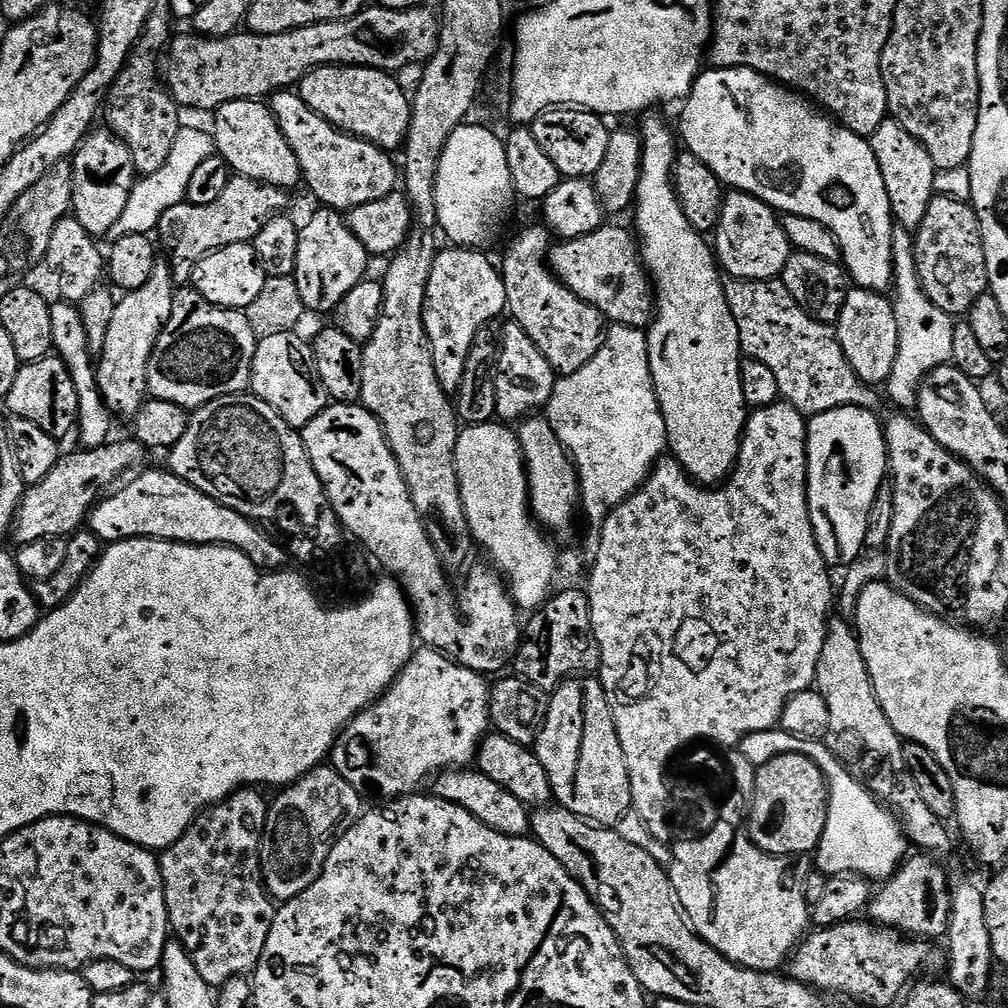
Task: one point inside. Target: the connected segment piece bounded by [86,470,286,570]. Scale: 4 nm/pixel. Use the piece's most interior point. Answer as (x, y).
(156, 505)

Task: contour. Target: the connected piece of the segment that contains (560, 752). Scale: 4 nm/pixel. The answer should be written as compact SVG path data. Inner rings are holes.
M573 678L564 681L559 688L551 693L550 699L547 701L546 711L542 716L540 732L536 736L534 751L538 762L542 762L542 766L546 770L546 778L552 787L552 794L555 803L561 808L570 810L570 814L576 816L576 808L574 808L574 798L572 798L572 776L574 776L574 764L576 764L576 750L578 750L578 740L580 740L580 708L584 708L586 704L586 696L582 694L582 678Z

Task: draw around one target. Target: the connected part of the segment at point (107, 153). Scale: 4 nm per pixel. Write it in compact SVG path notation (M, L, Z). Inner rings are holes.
M93 131L84 137L75 155L71 157L72 177L74 178L74 194L72 195L72 212L78 222L82 222L82 230L86 230L93 238L107 237L110 226L122 218L122 210L126 210L126 202L130 202L130 194L138 179L134 166L134 158L130 158L130 150L111 131Z

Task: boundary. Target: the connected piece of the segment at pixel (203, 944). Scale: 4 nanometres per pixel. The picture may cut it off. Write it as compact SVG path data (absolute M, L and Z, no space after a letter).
M255 787L240 788L233 792L226 800L221 800L219 804L211 804L210 807L204 809L196 821L186 829L182 834L182 838L178 838L178 842L174 842L169 848L163 849L159 853L160 873L162 874L162 882L164 883L164 893L166 894L166 910L168 911L168 922L170 932L173 937L188 951L190 962L194 962L194 967L202 976L202 980L208 984L212 990L219 990L224 984L230 982L236 977L247 977L249 974L255 973L258 962L262 958L262 950L266 950L266 938L270 938L270 926L274 922L278 908L268 890L264 886L263 879L260 874L260 839L264 833L264 823L268 817L269 801L264 800L263 791L257 790Z

